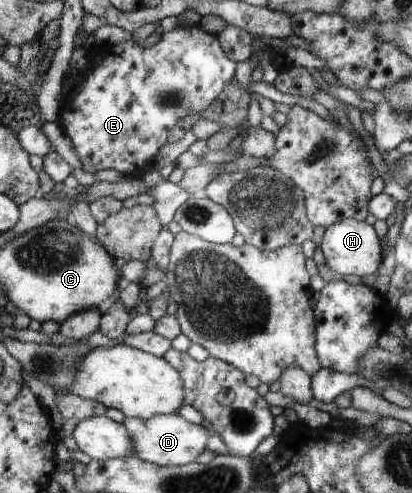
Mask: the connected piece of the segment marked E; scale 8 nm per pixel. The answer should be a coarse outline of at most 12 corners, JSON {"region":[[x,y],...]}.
{"region":[[199,24],[83,48],[59,123],[124,178],[234,77]]}

